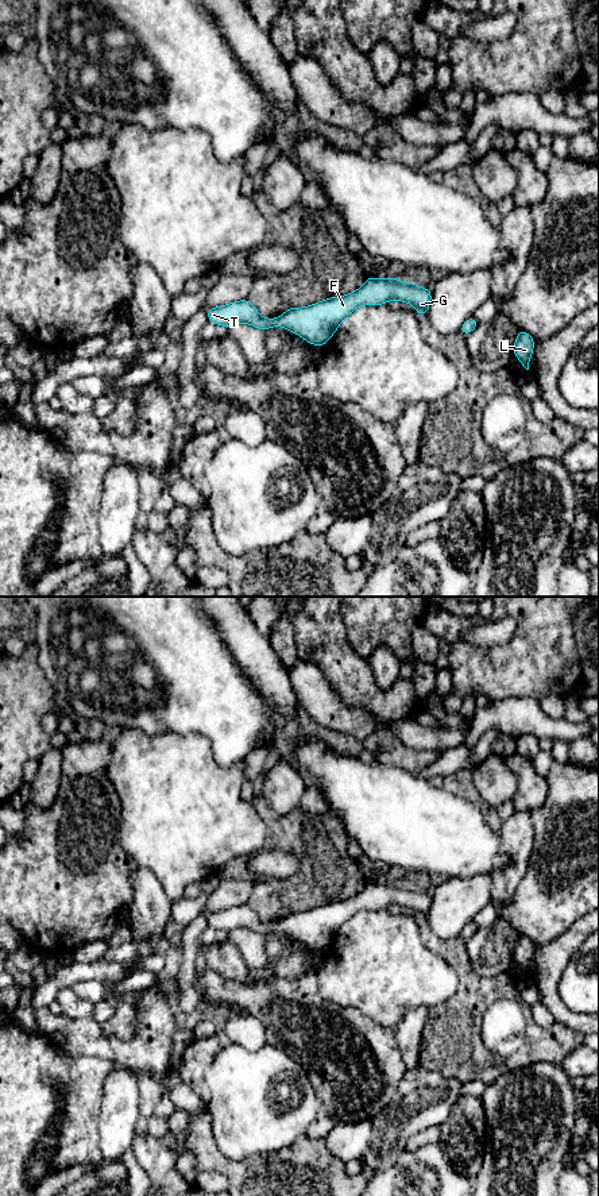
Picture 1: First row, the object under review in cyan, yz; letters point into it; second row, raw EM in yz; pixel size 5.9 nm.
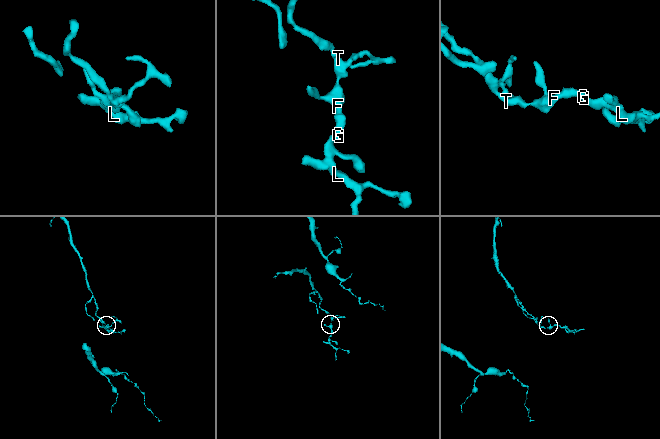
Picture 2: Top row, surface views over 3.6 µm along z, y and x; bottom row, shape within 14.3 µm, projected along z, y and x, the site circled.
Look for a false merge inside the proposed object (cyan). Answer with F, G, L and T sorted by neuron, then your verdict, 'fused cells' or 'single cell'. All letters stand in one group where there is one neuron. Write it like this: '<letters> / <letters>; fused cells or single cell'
F G L T; single cell

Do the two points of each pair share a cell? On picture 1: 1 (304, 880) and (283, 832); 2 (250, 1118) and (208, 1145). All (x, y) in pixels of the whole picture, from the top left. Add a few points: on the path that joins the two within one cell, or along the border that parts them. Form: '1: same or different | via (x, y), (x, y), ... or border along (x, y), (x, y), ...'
1: same | via (305, 868), (305, 853), (296, 844)
2: different | border along (207, 1110), (216, 1148), (236, 1162)

